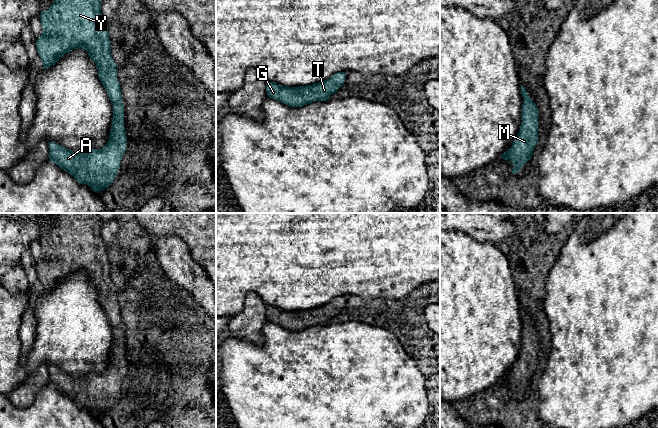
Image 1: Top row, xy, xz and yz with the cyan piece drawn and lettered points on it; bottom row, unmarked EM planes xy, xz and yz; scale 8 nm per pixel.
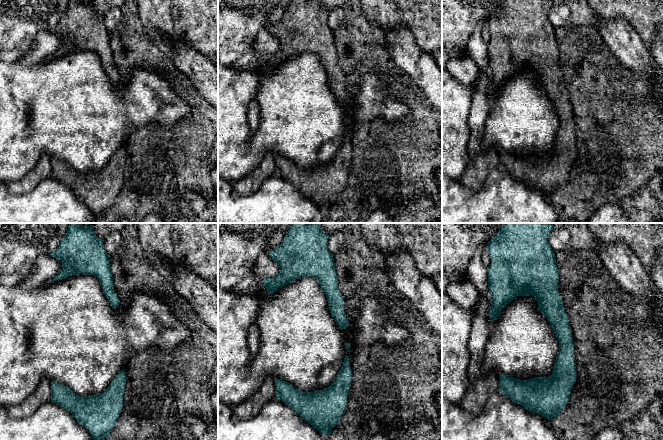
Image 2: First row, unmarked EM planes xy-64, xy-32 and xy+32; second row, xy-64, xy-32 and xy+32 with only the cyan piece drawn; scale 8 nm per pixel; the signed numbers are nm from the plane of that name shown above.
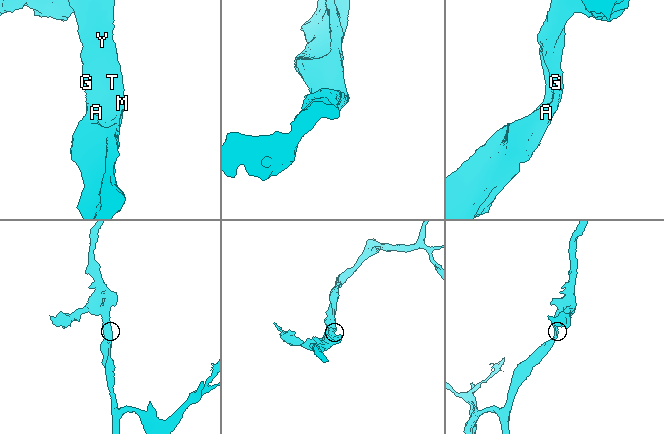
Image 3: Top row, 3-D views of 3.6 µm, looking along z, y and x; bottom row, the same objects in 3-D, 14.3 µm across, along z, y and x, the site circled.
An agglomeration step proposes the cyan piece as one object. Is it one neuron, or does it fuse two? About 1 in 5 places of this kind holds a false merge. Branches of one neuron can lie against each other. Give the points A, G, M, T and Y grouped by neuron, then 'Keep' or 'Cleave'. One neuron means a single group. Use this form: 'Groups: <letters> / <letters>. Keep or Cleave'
Groups: A G M T Y. Keep

